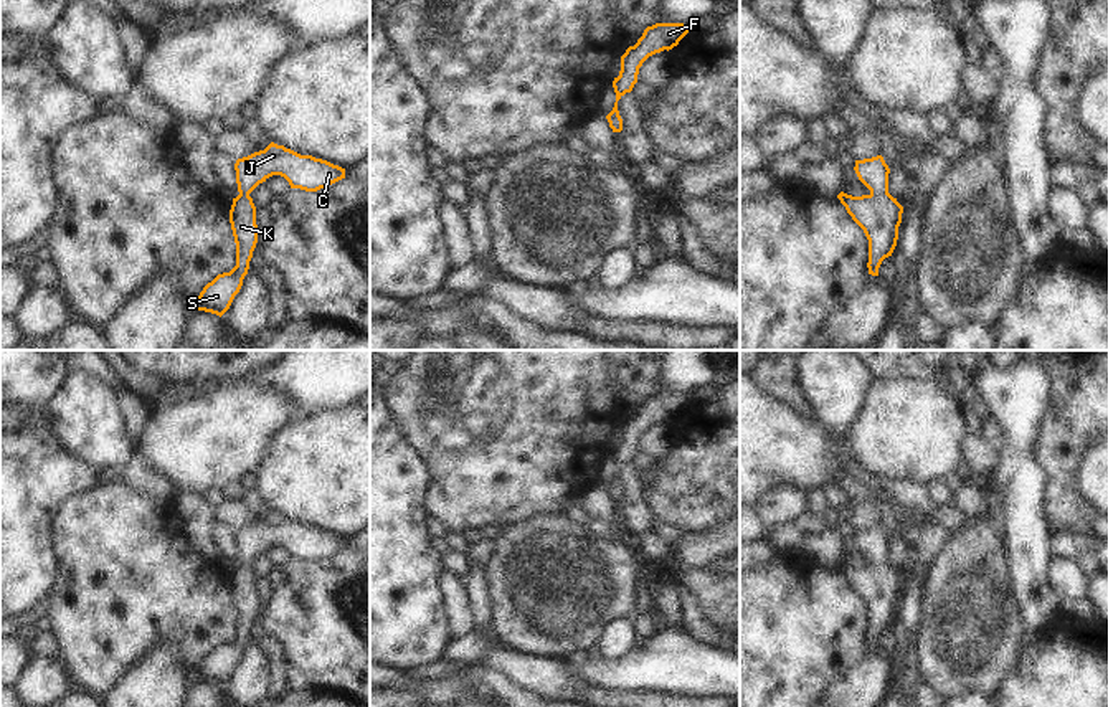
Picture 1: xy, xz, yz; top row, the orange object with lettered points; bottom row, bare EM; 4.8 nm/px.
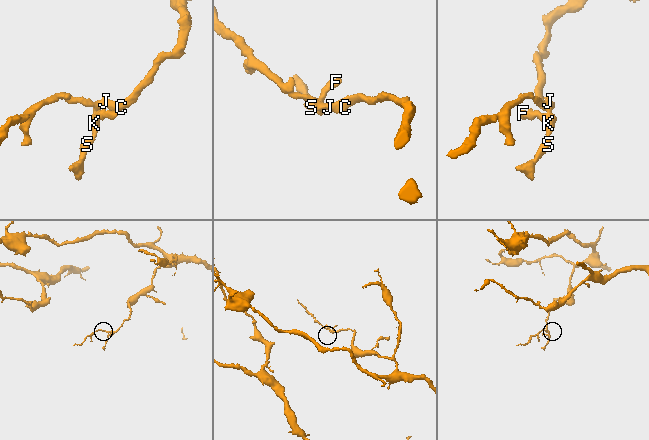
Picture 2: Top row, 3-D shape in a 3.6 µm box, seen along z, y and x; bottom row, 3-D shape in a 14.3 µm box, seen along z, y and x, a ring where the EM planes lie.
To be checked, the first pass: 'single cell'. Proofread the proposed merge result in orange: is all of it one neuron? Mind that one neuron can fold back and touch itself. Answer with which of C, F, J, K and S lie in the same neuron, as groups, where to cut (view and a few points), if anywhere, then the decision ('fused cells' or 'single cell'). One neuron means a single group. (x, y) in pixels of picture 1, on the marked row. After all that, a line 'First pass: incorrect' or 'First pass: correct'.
C F J K S | no cut | single cell
First pass: correct

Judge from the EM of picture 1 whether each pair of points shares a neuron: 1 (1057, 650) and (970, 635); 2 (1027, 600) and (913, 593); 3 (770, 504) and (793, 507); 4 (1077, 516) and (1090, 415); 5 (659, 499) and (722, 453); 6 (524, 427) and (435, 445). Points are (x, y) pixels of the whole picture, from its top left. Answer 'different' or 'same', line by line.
1: different
2: different
3: same
4: same
5: same
6: same

